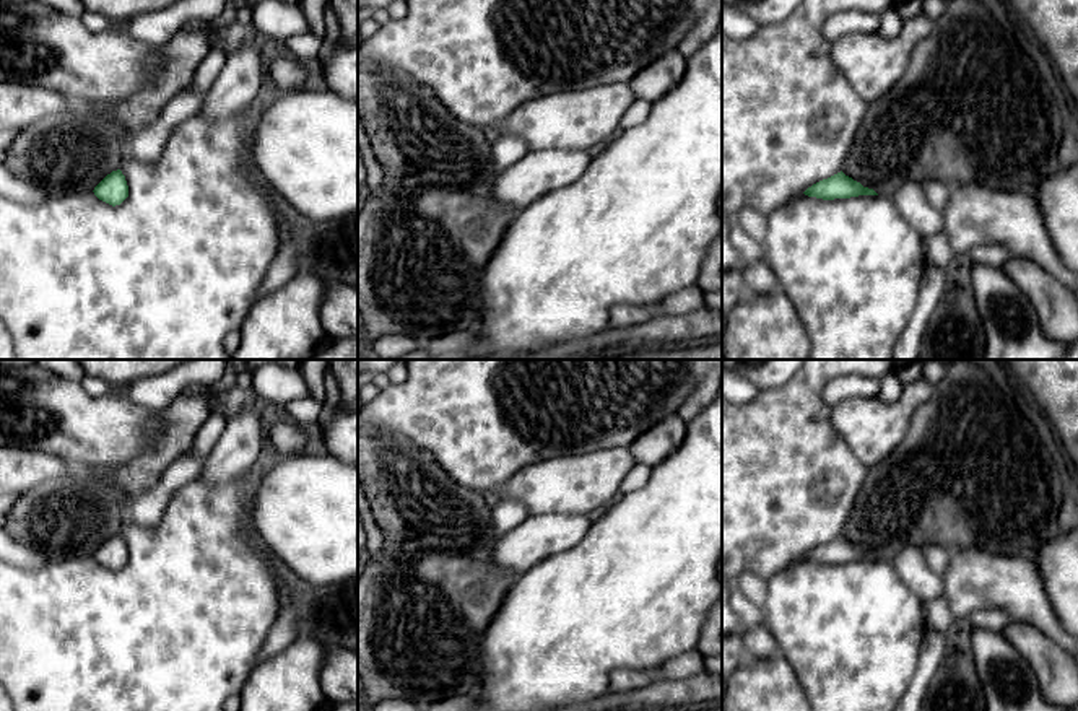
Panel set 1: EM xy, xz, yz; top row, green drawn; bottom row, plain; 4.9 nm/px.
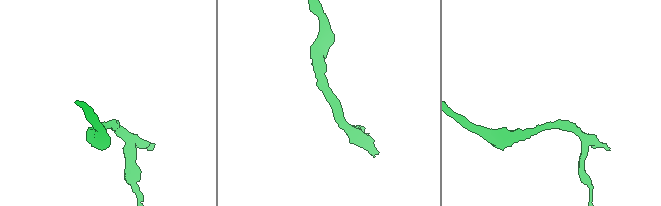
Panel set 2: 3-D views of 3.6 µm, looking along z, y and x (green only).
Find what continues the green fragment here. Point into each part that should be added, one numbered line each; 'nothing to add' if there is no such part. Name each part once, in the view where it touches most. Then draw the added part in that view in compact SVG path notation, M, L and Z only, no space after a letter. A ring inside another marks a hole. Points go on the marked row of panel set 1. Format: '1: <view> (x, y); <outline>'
1: yz (971, 108); M946 0L946 8L940 18L935 20L933 31L920 41L911 59L904 75L898 83L880 99L868 104L867 112L855 132L849 155L842 166L842 172L863 187L873 189L878 195L893 197L906 182L941 181L950 189L979 184L990 189L1036 194L1041 182L1060 169L1058 148L1063 137L1063 122L1058 104L1045 80L1041 76L1037 65L1023 50L1021 41L1016 36L1008 36L993 20L990 11L977 0Z

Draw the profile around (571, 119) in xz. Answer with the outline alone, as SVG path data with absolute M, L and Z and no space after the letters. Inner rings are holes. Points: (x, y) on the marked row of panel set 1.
M628 83L563 91L522 103L501 124L486 127L485 135L491 143L517 135L525 142L527 151L587 151L619 133L619 120L634 101Z

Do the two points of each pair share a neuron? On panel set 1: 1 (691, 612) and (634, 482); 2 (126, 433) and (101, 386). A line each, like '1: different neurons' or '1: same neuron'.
1: different neurons
2: different neurons

